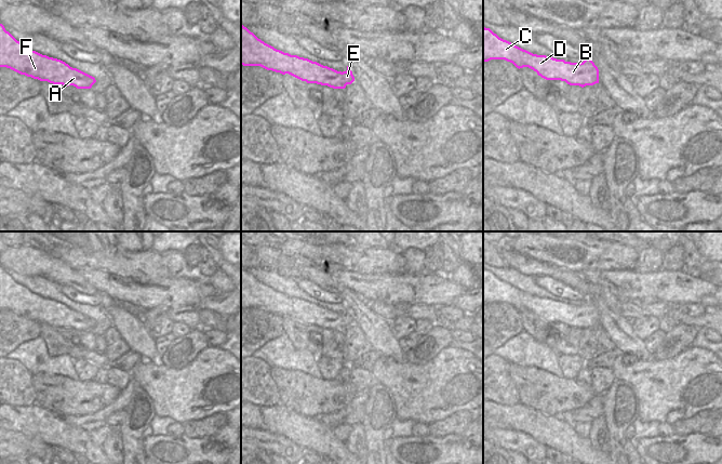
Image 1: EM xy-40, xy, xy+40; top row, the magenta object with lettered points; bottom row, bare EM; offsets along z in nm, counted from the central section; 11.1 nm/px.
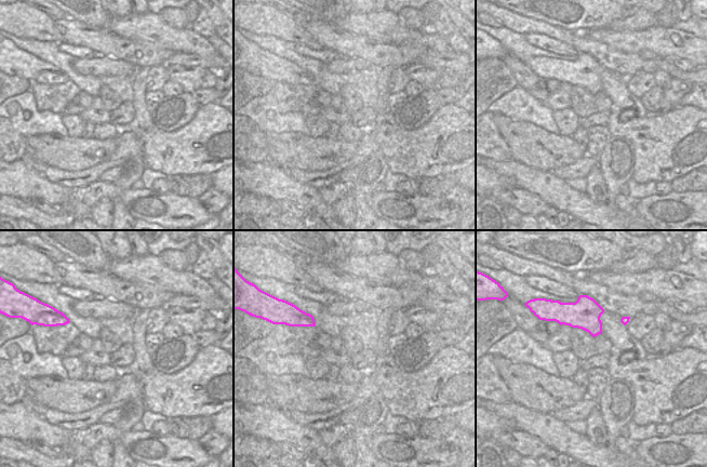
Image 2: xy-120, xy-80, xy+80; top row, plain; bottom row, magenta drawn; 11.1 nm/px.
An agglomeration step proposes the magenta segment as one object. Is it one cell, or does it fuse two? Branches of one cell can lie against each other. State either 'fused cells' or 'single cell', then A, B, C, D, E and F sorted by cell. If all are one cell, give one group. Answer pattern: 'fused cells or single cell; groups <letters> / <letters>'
single cell; groups A B C D E F

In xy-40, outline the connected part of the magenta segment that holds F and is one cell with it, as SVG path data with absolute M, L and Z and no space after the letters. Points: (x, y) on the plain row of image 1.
M0 266L0 309L10 310L40 323L73 328L77 331L91 331L96 324L94 319L70 309L61 302L32 293L17 283L2 266Z

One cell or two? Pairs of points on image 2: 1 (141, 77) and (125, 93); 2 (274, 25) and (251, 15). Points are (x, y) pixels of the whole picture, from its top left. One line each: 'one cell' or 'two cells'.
1: two cells
2: one cell

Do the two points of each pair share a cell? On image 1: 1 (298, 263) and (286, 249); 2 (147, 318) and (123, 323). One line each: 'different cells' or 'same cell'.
1: different cells
2: different cells

